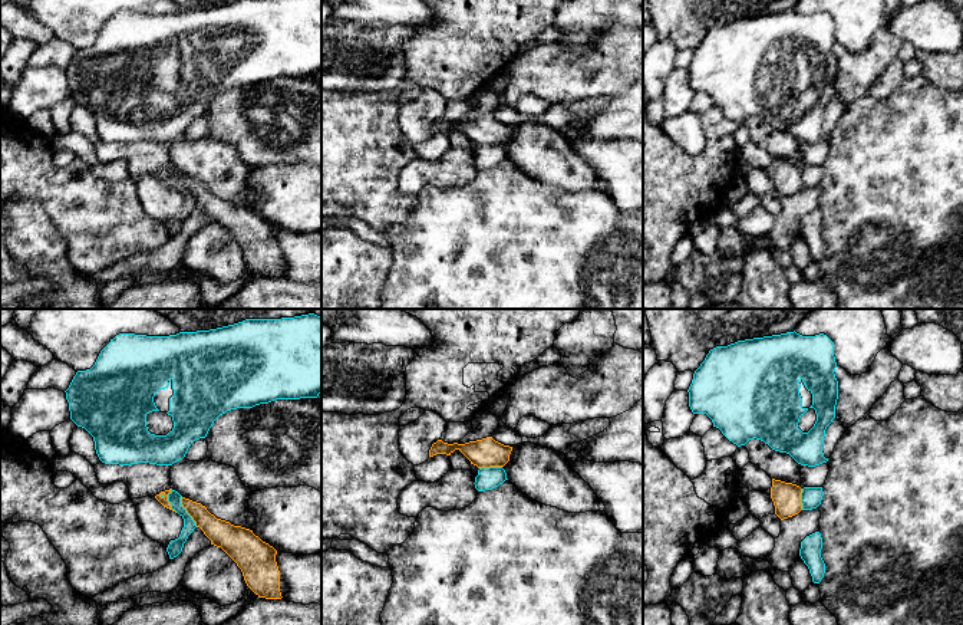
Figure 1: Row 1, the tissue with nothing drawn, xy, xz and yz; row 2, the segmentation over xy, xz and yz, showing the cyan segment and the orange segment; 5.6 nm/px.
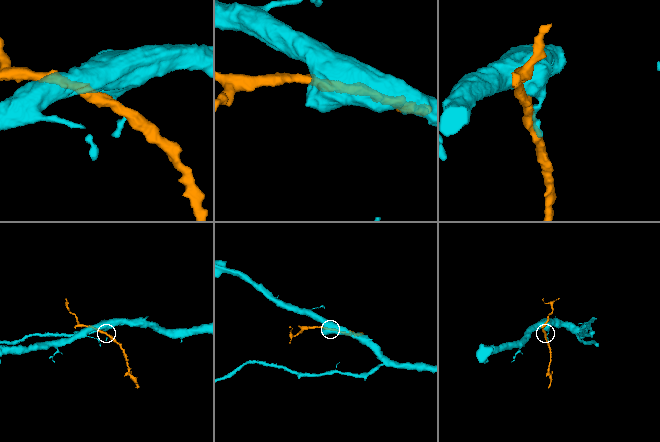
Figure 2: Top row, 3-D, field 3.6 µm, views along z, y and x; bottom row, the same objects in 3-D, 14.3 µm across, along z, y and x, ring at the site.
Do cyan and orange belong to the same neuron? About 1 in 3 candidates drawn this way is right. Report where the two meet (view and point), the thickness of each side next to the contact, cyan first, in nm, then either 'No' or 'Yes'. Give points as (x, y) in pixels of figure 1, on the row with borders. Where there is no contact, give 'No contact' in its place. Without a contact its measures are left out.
Touches cyan at xy (185, 512). Thickness 80 nm (cyan) against 150 nm. No

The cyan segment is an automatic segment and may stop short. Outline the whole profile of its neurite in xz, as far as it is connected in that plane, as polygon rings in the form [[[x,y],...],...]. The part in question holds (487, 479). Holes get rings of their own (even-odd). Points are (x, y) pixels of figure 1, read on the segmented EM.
[[[502,467],[479,468],[475,477],[475,489],[478,491],[492,490],[502,484],[507,478],[507,473]]]

